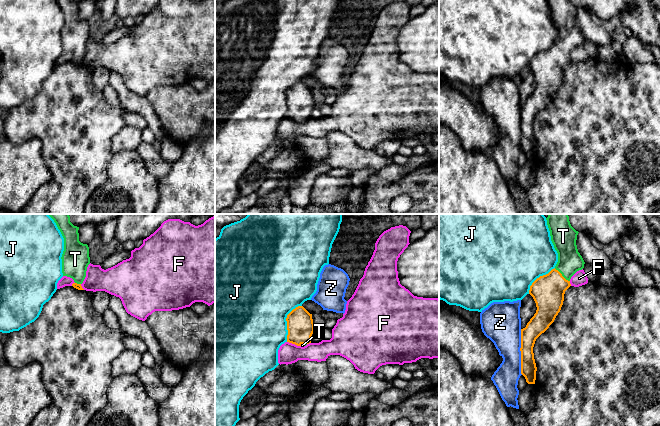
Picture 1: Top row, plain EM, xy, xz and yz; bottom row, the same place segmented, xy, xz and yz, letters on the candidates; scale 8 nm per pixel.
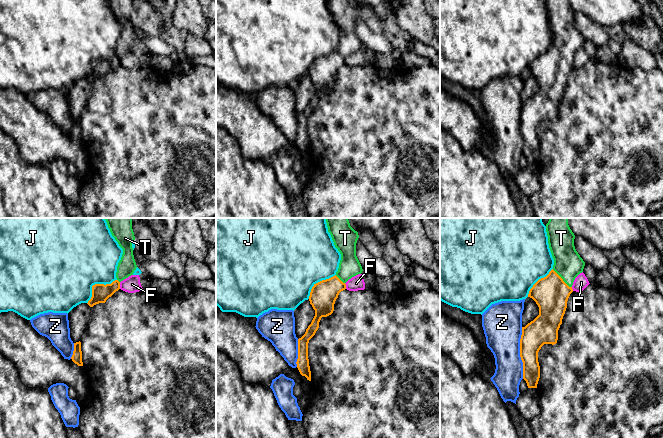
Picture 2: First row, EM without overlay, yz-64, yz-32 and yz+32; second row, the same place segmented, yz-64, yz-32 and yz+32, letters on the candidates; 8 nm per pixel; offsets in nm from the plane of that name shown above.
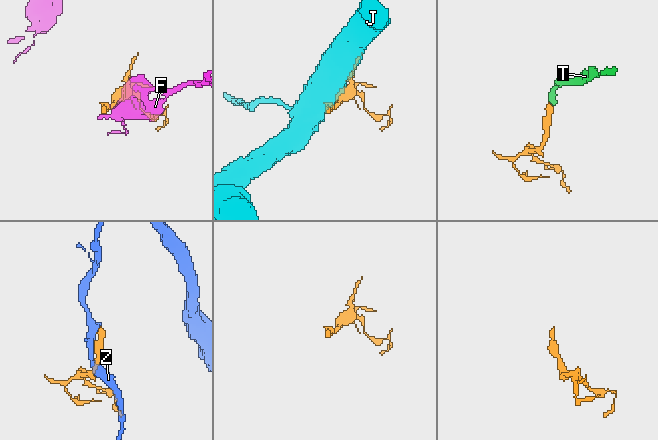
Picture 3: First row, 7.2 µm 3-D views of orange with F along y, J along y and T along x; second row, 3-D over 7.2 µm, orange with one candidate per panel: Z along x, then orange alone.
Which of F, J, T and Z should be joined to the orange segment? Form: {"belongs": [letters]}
{"belongs": ["T"]}

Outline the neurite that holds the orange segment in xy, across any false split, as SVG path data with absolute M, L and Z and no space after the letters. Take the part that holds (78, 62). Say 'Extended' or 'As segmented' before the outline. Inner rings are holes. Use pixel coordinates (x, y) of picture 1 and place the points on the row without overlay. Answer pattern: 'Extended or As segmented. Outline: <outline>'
Extended. Outline: M56 0L64 14L64 27L62 30L63 52L74 56L72 62L84 66L81 62L87 43L90 40L89 23L79 17L79 3L73 0Z

